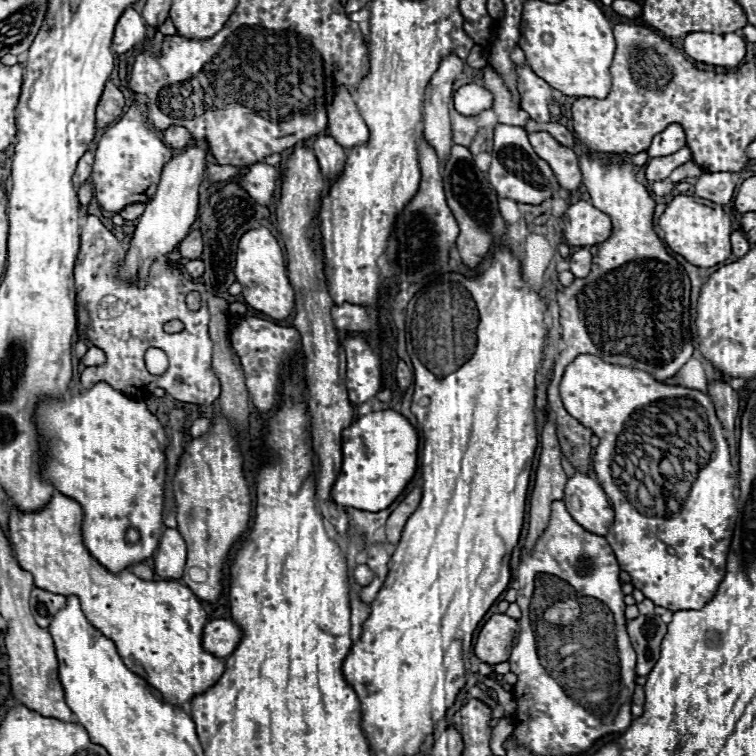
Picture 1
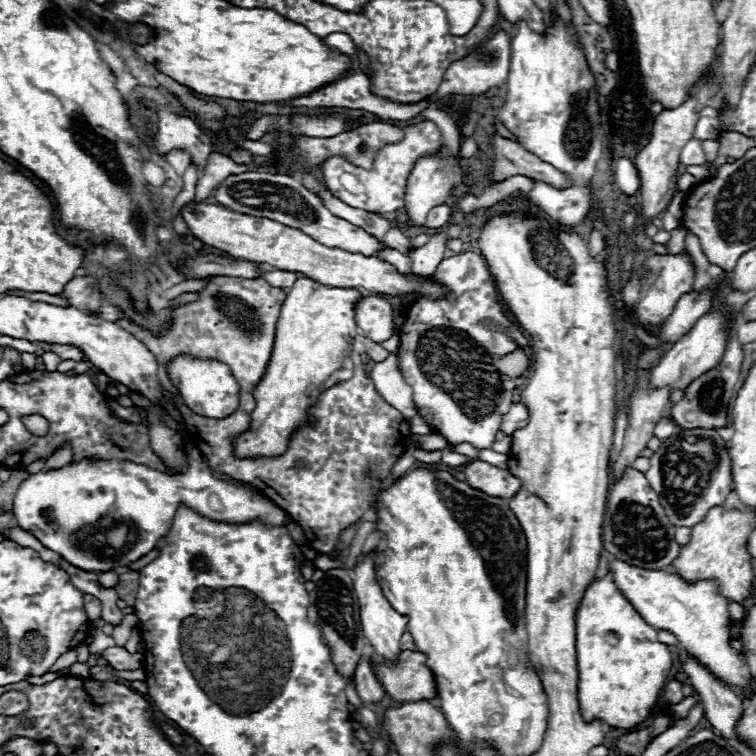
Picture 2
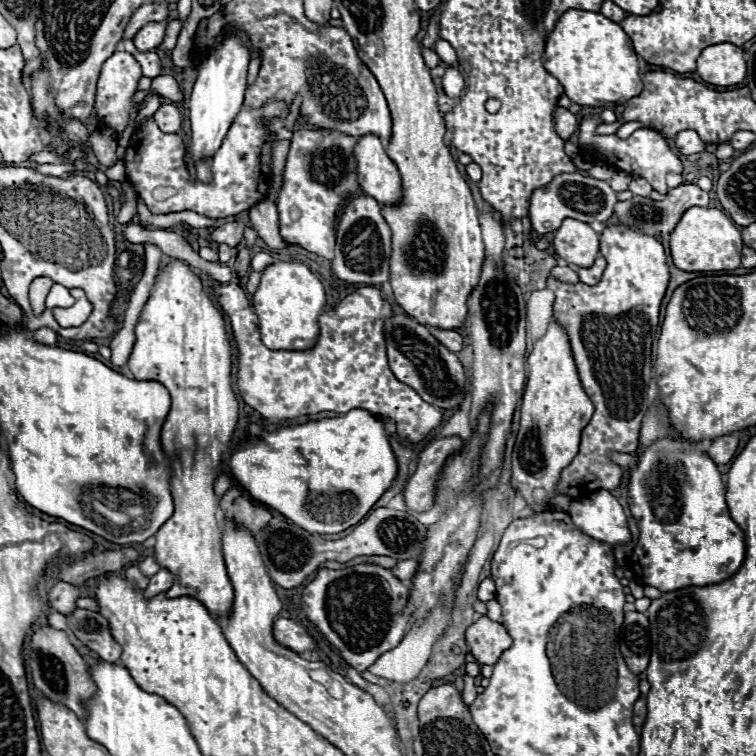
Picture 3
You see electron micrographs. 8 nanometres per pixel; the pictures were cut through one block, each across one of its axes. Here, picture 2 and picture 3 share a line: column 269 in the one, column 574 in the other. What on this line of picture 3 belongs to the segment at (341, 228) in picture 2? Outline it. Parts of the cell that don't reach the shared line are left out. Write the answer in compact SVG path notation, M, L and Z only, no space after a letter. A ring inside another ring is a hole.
M580 172L574 174L558 174L552 178L552 182L544 188L536 188L530 196L530 222L532 228L540 234L548 234L558 230L558 226L562 224L562 220L566 218L578 218L582 222L606 222L612 212L614 212L614 204L618 202L616 192L608 186L608 182L604 180L596 180L590 176L584 176Z

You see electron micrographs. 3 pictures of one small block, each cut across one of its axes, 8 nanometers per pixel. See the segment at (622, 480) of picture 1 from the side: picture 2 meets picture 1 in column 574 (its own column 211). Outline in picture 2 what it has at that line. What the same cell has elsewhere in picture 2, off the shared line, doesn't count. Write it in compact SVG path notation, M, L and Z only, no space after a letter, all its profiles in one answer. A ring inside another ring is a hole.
M180 354L168 364L168 376L172 384L178 388L184 404L200 416L206 418L226 418L236 412L240 404L240 386L232 374L232 370L218 360L200 360L190 354Z

